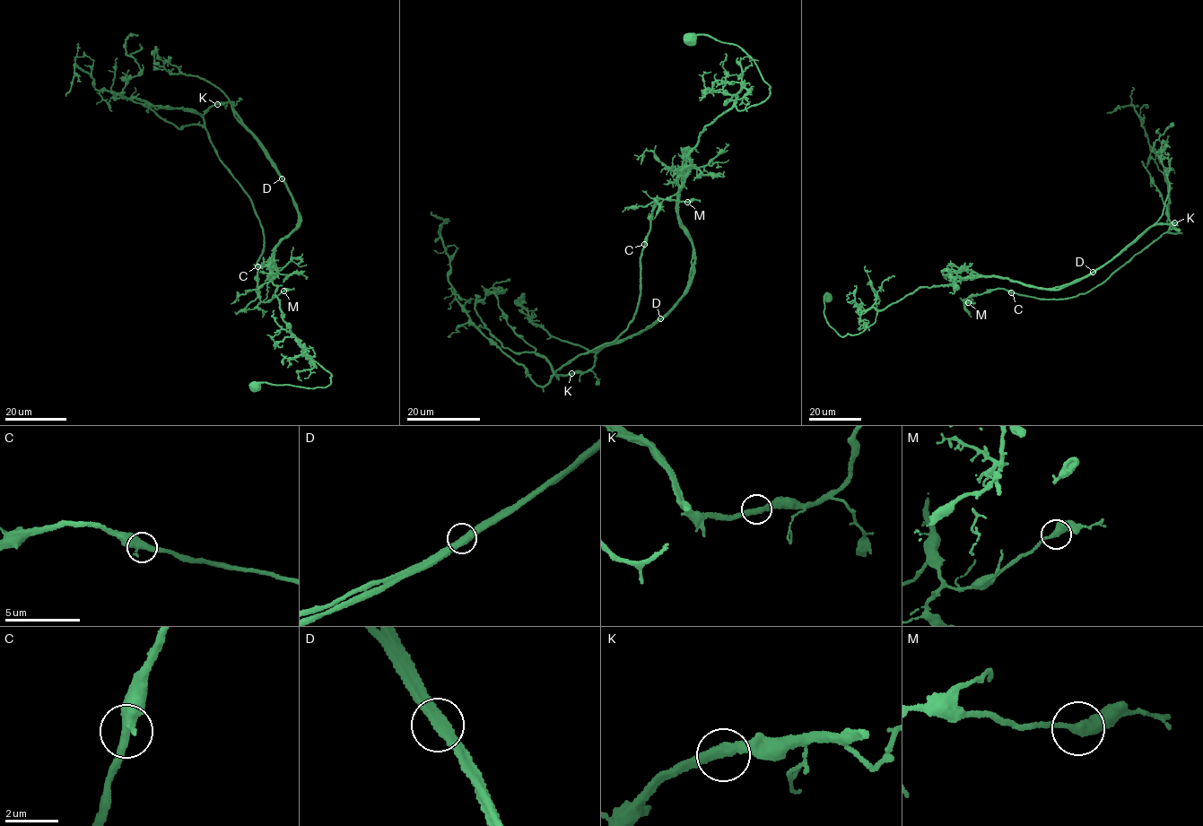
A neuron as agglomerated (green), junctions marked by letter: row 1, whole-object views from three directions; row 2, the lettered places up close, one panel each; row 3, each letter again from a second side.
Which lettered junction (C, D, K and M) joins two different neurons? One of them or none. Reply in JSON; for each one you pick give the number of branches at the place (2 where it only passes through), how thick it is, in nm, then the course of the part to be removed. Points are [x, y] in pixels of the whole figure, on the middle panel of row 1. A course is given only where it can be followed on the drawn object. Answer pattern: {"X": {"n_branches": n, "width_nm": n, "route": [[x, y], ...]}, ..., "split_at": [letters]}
{"D": {"n_branches": 2, "width_nm": 420, "route": [[660, 318], [692, 262], [675, 209], [689, 152], [720, 114], [769, 95], [737, 46], [699, 34], [684, 41]]}, "split_at": ["D"]}

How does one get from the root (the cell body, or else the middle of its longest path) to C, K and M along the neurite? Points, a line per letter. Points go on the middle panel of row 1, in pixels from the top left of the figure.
C: (689, 37), (741, 47), (769, 97), (690, 152), (675, 306), (553, 373), (627, 327), (644, 244)
K: (689, 37), (741, 47), (771, 94), (705, 126), (690, 152), (678, 198), (693, 247), (684, 296), (571, 373)
M: (689, 37), (741, 47), (769, 97), (690, 152), (675, 306), (553, 373), (627, 327), (654, 200), (687, 202)

